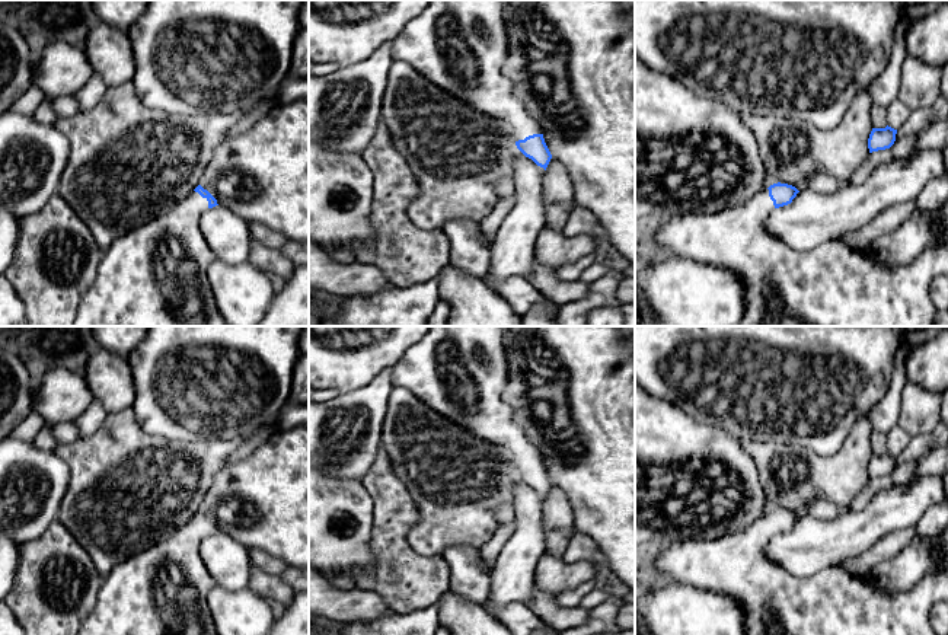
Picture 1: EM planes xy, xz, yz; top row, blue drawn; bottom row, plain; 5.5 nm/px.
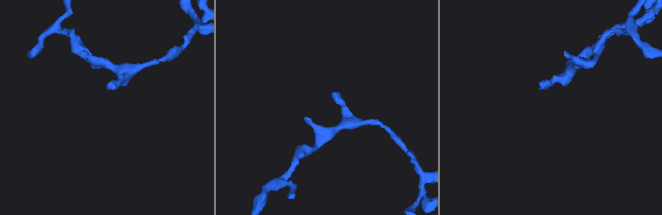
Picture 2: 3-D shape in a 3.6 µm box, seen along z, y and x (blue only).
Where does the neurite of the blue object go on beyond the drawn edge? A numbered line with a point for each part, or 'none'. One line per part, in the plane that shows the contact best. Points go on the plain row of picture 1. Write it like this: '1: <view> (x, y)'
1: xz (460, 372)

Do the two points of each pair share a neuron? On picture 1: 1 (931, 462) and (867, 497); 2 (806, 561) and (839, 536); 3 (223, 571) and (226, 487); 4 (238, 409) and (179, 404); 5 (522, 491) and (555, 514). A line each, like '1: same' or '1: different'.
1: same
2: same
3: different
4: same
5: different

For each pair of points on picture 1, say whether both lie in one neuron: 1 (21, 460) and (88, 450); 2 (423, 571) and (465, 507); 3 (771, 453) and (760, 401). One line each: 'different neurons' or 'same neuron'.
1: different neurons
2: different neurons
3: different neurons

